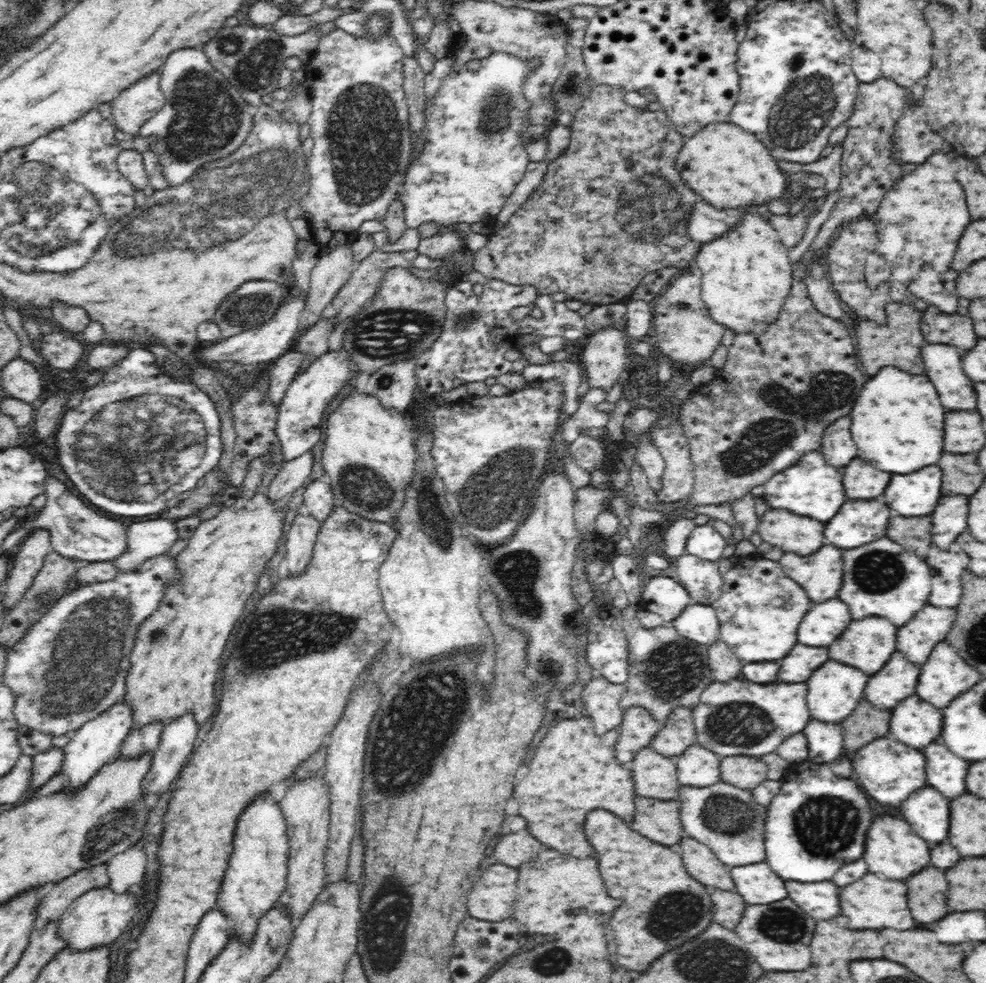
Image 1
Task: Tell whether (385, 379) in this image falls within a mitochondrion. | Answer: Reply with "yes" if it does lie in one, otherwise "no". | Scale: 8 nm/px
yes

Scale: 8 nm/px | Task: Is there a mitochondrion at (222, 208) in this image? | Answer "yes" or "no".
yes

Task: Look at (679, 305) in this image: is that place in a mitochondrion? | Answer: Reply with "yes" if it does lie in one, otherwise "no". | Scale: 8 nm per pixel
yes

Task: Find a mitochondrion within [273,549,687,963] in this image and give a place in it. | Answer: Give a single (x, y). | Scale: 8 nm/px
(418, 725)

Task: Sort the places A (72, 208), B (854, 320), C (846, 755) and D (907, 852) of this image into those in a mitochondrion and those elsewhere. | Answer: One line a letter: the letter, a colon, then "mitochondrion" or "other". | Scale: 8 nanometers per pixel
A: mitochondrion
B: other
C: other
D: other

